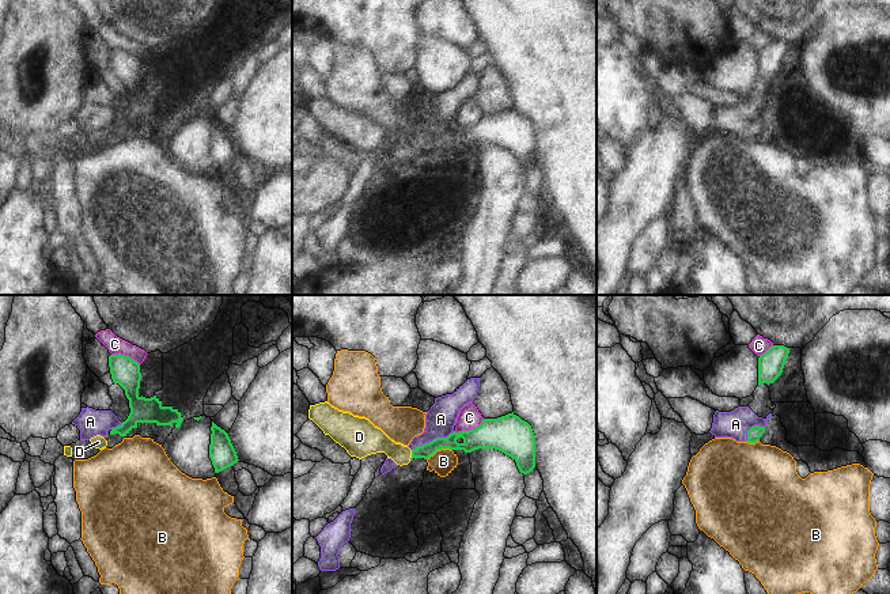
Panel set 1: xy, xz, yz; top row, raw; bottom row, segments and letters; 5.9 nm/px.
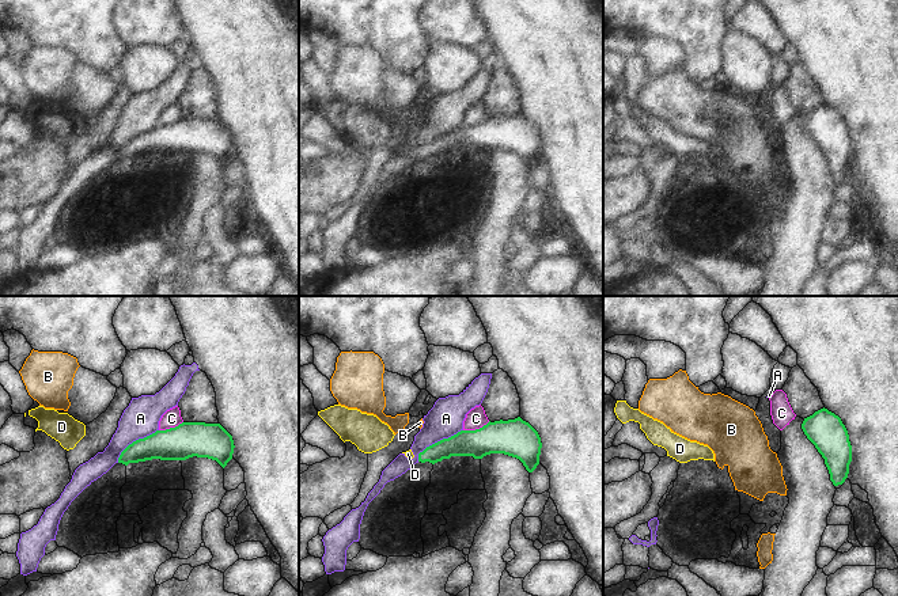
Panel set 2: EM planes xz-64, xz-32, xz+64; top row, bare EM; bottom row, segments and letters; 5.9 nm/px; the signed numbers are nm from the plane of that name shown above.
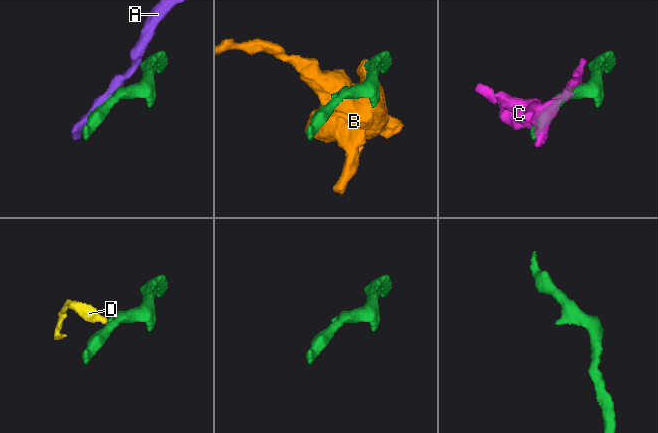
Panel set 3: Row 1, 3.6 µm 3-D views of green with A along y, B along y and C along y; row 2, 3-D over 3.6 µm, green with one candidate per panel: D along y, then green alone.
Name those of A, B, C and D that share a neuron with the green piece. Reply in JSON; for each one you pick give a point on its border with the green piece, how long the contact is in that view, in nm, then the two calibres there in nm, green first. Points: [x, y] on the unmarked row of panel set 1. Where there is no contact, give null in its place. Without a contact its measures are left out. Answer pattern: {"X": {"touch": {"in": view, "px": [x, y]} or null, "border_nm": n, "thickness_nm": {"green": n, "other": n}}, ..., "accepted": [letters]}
{"D": {"touch": {"in": "xz", "px": [412, 150]}, "border_nm": 50, "thickness_nm": {"green": 80, "other": 160}}, "accepted": ["D"]}

